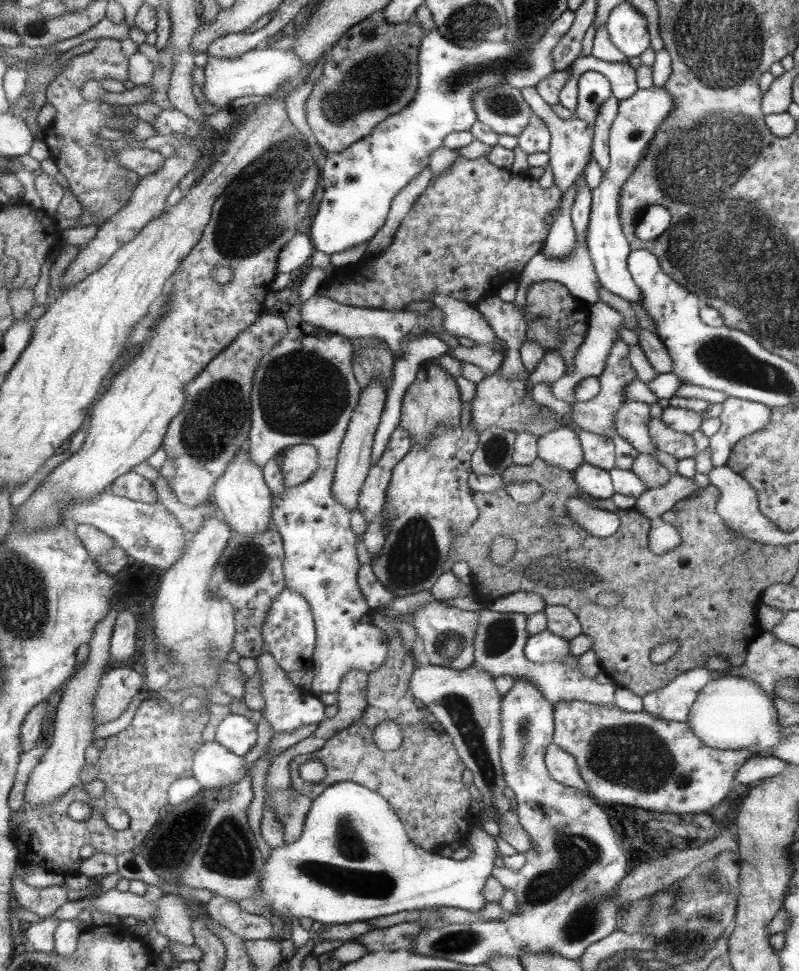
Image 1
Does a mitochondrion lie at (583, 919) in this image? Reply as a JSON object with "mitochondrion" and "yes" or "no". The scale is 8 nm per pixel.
{"mitochondrion":"yes"}

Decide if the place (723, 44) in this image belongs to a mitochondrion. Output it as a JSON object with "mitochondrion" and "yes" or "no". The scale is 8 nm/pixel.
{"mitochondrion":"yes"}

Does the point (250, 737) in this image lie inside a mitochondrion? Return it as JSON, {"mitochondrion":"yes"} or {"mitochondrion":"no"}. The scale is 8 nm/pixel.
{"mitochondrion":"no"}

